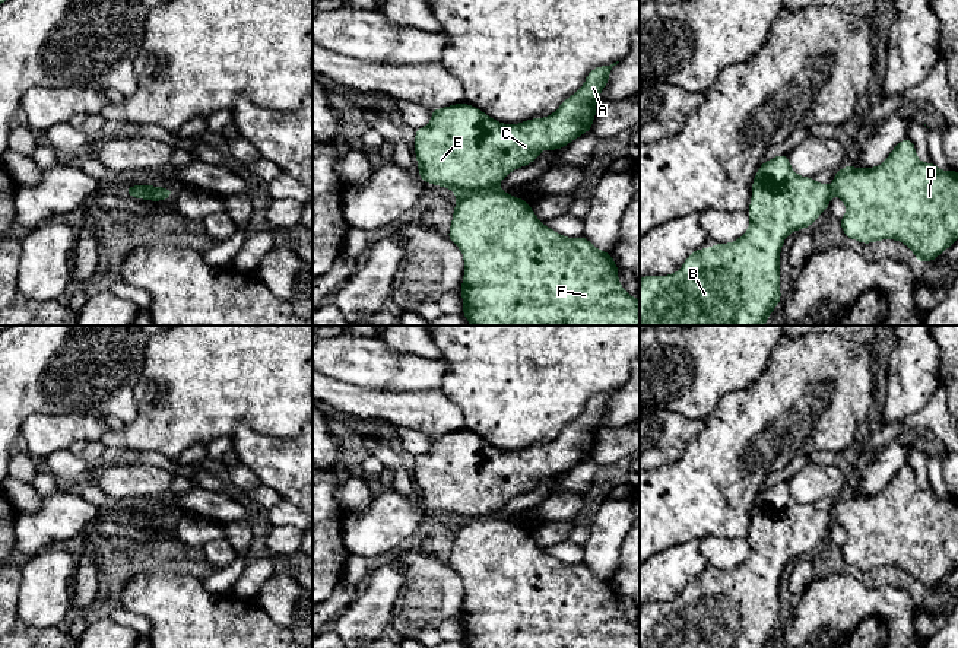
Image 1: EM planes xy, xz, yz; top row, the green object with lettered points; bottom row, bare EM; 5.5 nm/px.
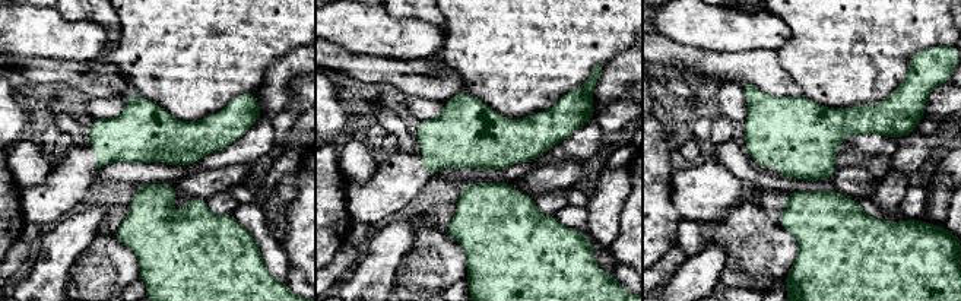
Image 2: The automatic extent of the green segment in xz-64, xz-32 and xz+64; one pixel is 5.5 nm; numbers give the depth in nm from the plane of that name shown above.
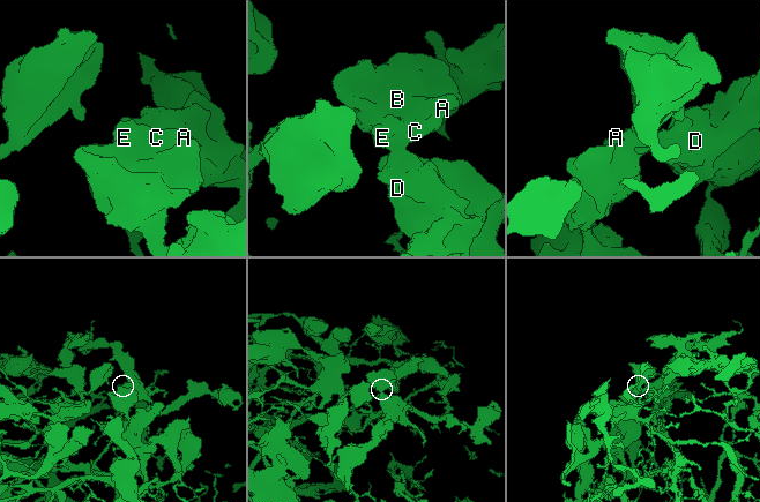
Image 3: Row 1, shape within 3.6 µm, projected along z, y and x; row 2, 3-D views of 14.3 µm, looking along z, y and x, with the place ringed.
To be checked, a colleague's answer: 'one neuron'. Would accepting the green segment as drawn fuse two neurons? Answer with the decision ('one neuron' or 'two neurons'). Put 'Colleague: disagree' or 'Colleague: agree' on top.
Colleague: agree
one neuron

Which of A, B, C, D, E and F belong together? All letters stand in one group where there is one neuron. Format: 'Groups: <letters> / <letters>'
Groups: A B C D E F

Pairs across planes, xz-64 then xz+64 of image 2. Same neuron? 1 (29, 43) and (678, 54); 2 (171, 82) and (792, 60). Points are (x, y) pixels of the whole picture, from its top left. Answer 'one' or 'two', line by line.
1: two
2: one

